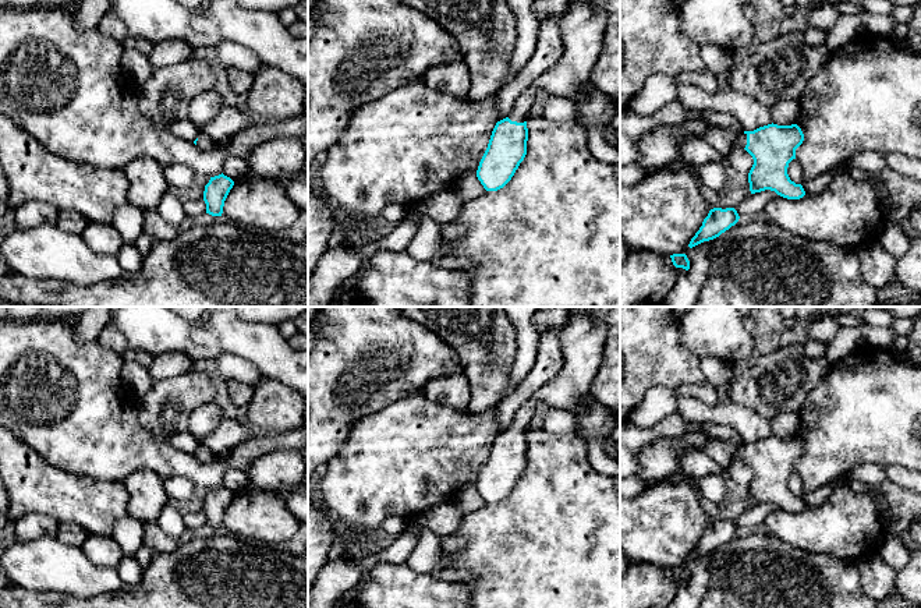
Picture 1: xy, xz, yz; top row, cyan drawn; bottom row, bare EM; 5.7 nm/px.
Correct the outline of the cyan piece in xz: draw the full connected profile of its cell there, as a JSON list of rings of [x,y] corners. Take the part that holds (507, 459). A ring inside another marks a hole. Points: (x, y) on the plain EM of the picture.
[[[529,397],[516,413],[511,425],[496,435],[488,460],[479,474],[477,489],[486,503],[503,501],[527,467],[527,427],[539,400]]]

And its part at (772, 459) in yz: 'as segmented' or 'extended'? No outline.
extended

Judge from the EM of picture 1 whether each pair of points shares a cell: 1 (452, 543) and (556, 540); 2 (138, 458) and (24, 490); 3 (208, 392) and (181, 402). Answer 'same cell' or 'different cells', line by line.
1: different cells
2: different cells
3: same cell

